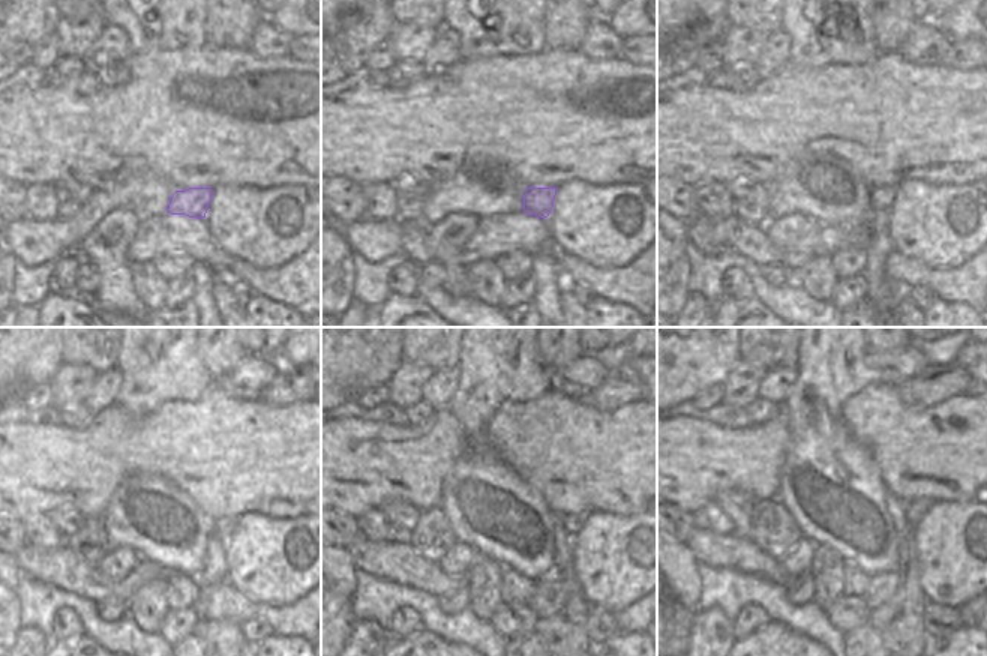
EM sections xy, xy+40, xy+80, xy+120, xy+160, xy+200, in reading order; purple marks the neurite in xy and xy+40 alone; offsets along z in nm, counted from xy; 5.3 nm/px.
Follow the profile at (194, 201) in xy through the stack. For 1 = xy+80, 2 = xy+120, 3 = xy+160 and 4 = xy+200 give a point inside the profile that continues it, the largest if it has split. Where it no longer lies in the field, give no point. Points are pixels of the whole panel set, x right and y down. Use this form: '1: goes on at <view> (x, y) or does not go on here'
1: goes on at xy+80 (881, 198)
2: goes on at xy+120 (222, 527)
3: goes on at xy+160 (572, 523)
4: goes on at xy+200 (918, 508)

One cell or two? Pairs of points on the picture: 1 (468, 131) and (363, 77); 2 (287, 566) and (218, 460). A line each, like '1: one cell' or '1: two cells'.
1: two cells
2: two cells

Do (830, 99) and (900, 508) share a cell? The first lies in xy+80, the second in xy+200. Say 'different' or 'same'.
different

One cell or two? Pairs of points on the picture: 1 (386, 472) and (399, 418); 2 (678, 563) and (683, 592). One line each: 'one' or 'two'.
1: two
2: one

